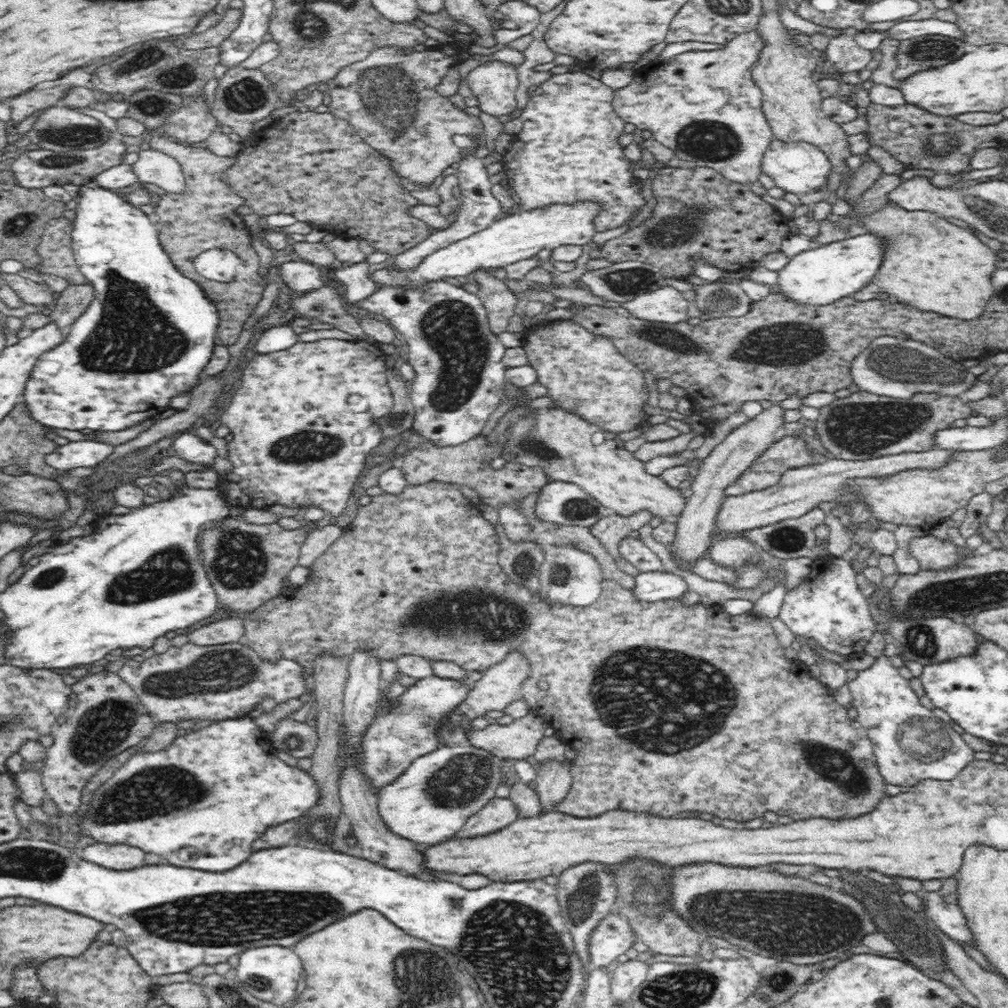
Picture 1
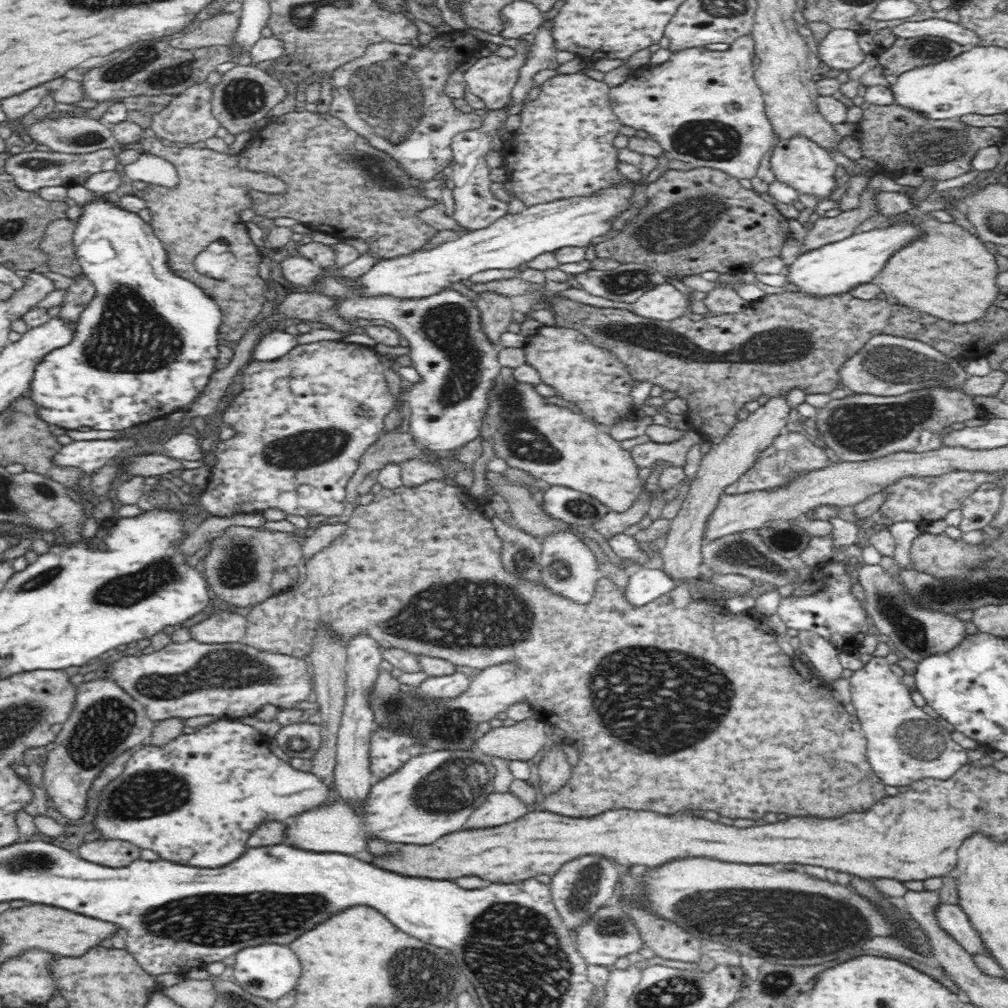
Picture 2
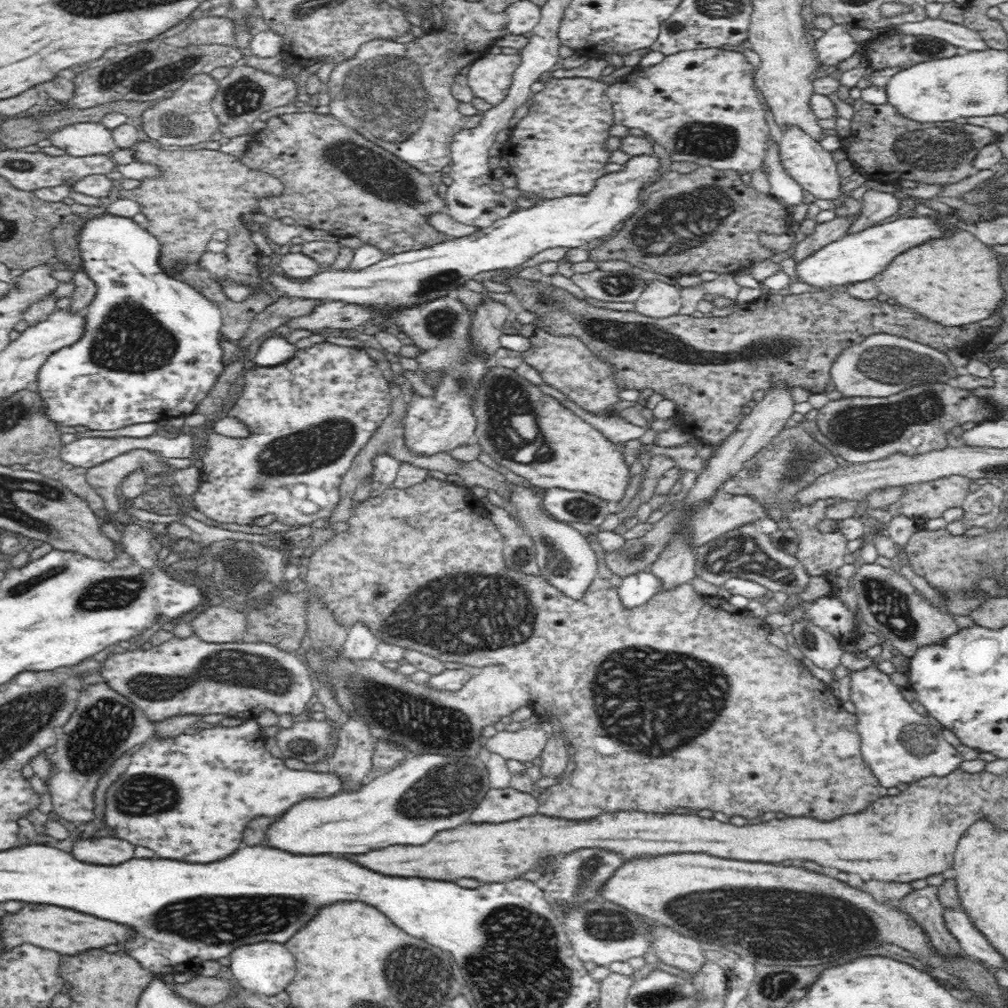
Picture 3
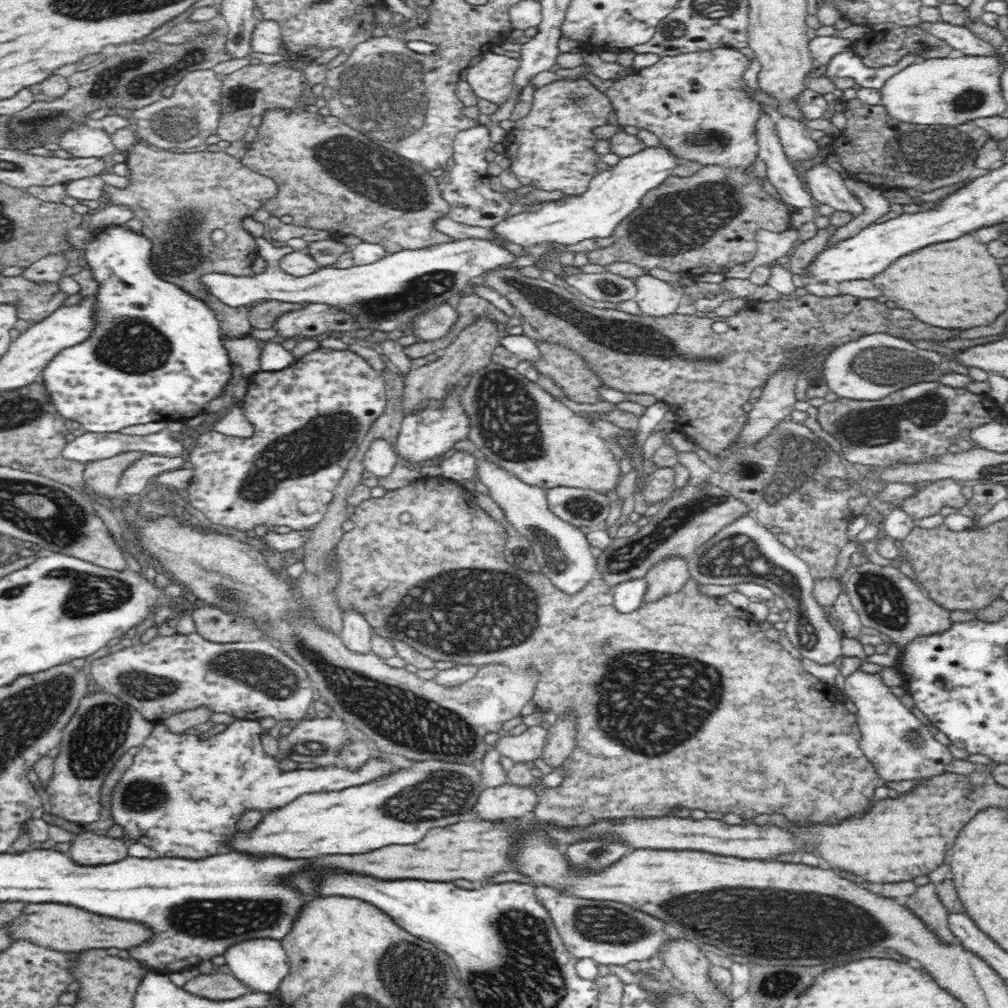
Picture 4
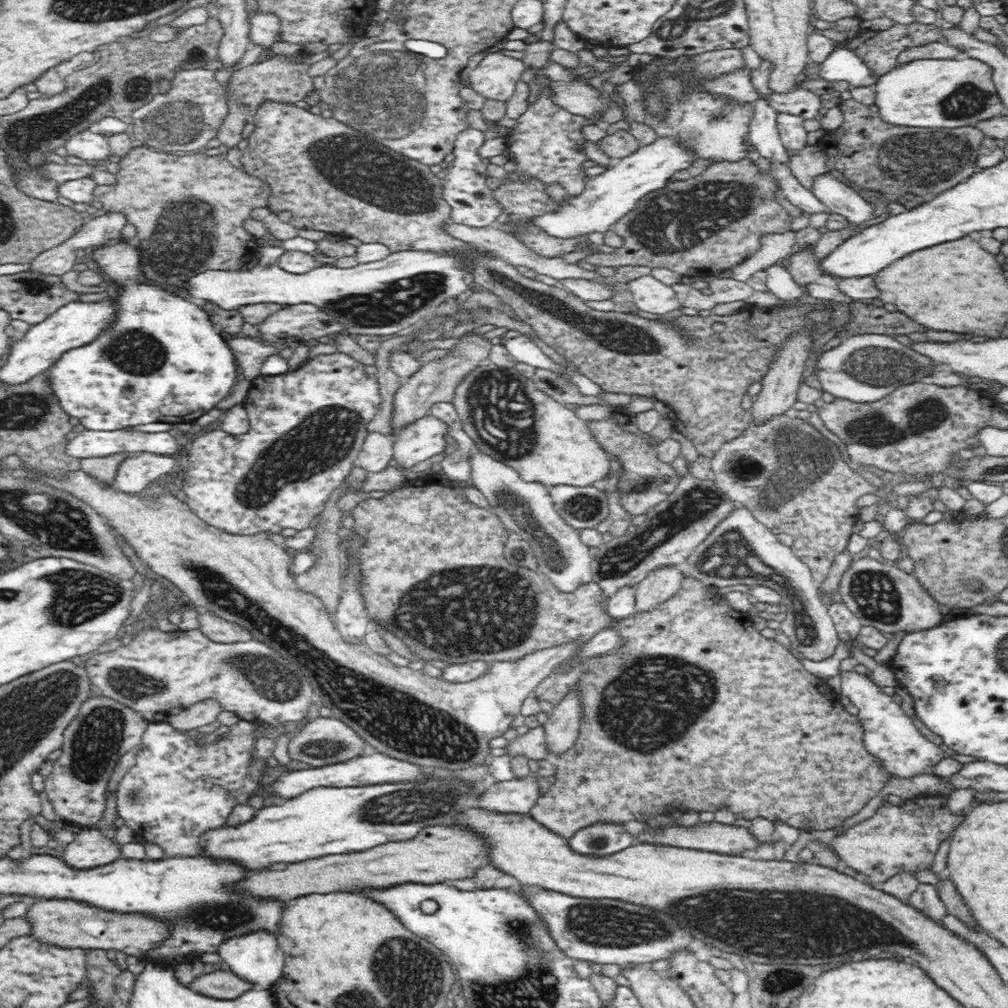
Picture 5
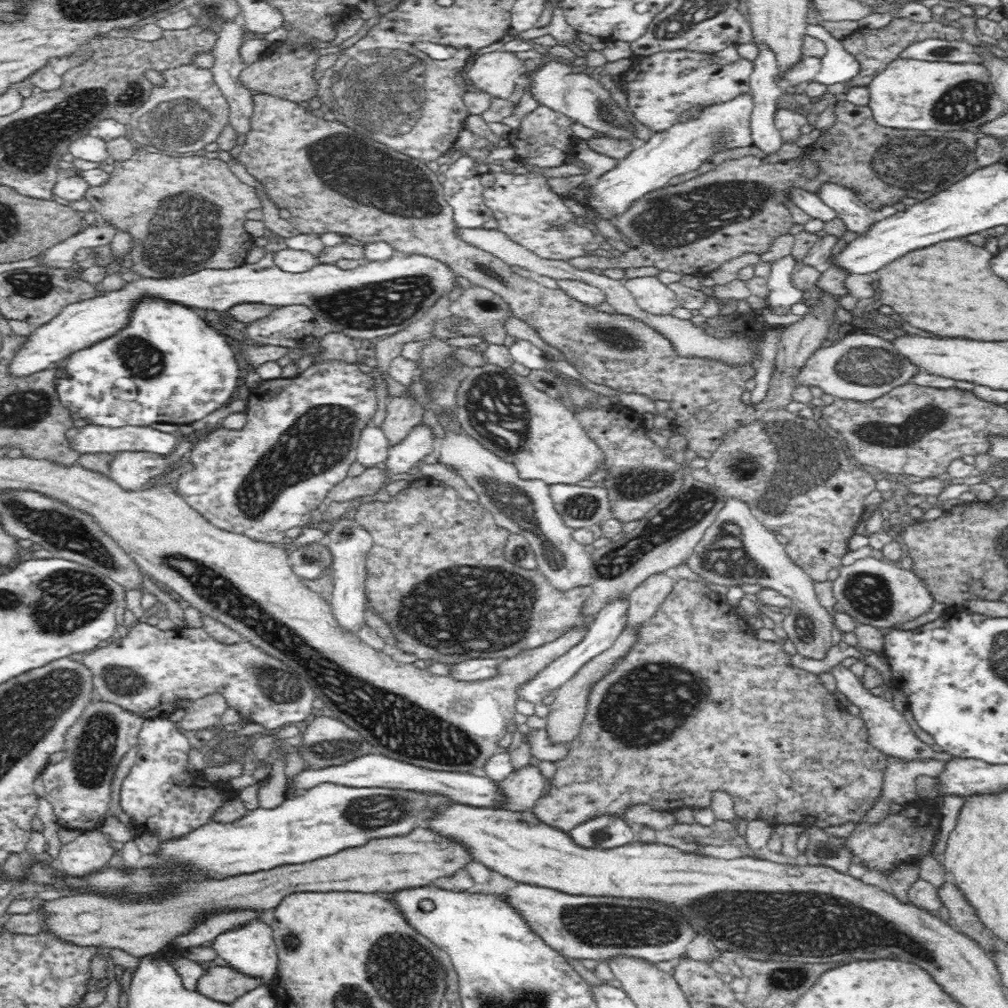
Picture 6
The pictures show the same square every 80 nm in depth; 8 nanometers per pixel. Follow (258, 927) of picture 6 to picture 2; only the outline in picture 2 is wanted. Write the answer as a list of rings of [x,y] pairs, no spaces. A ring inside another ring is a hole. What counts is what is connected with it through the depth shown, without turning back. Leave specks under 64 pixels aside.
[[[261,944],[240,948],[235,957],[235,982],[246,992],[274,1003],[295,988],[299,976],[302,974],[300,960],[288,945]]]

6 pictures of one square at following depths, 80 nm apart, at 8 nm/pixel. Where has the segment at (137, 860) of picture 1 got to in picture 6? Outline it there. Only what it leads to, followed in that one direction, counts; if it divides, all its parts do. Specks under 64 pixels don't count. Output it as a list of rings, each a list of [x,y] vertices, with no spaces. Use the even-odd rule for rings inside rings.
[[[99,829],[81,833],[70,844],[64,844],[56,864],[66,876],[90,876],[110,866],[116,856],[112,841]]]

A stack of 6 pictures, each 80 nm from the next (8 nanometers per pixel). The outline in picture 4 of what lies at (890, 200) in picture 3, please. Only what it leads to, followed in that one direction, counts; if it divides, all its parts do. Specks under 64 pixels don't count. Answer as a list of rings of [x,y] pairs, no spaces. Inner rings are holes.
[[[853,177],[845,180],[846,186],[857,194],[864,210],[855,216],[829,238],[829,244],[856,236],[863,228],[878,222],[878,219],[890,212],[890,201],[882,195],[882,187],[874,186],[867,181],[857,181]]]

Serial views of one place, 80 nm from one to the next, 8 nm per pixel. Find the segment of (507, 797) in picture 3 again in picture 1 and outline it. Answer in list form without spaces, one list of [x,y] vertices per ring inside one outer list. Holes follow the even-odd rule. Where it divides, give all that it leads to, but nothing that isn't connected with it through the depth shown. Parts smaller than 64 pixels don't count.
[[[495,797],[484,808],[474,813],[454,838],[486,836],[500,832],[517,819],[513,801],[506,797]]]

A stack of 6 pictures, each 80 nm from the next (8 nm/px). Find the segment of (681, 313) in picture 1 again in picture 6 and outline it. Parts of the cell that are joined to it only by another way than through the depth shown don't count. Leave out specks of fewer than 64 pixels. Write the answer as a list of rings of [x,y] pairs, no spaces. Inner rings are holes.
[[[655,276],[637,277],[623,281],[637,305],[653,315],[670,315],[680,301],[667,285]]]

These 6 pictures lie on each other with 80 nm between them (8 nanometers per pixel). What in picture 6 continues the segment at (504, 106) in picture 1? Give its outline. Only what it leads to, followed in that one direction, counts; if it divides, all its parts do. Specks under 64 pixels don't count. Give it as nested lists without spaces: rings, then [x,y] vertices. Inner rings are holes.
[[[493,51],[481,54],[467,75],[472,80],[472,89],[488,93],[497,99],[510,98],[514,87],[521,82],[526,64],[514,53]]]

